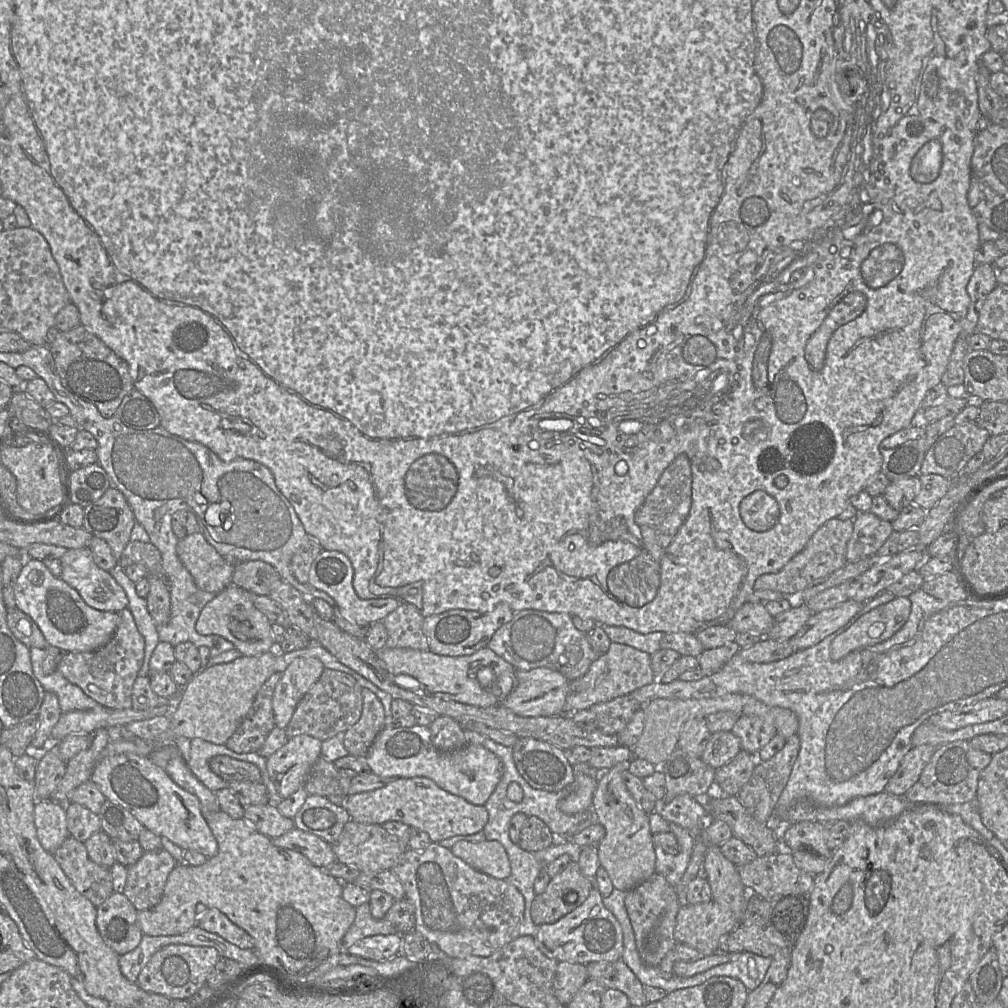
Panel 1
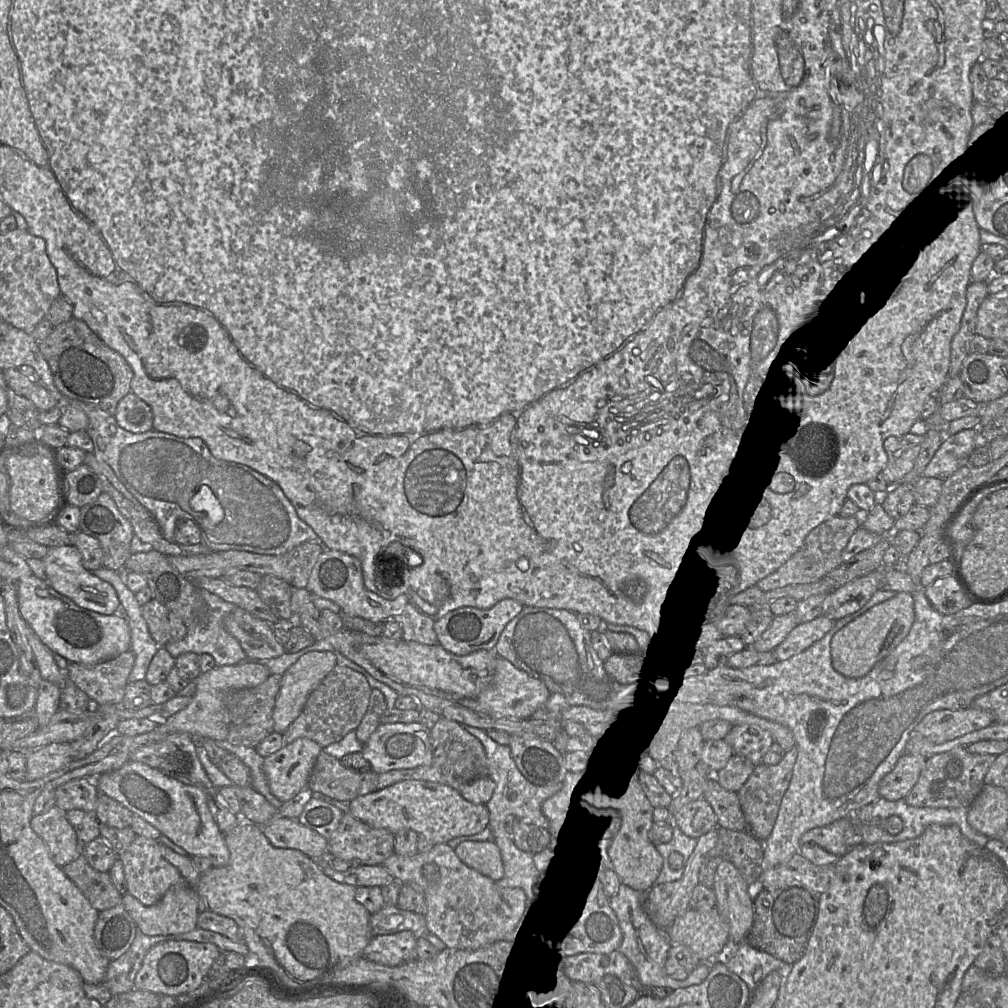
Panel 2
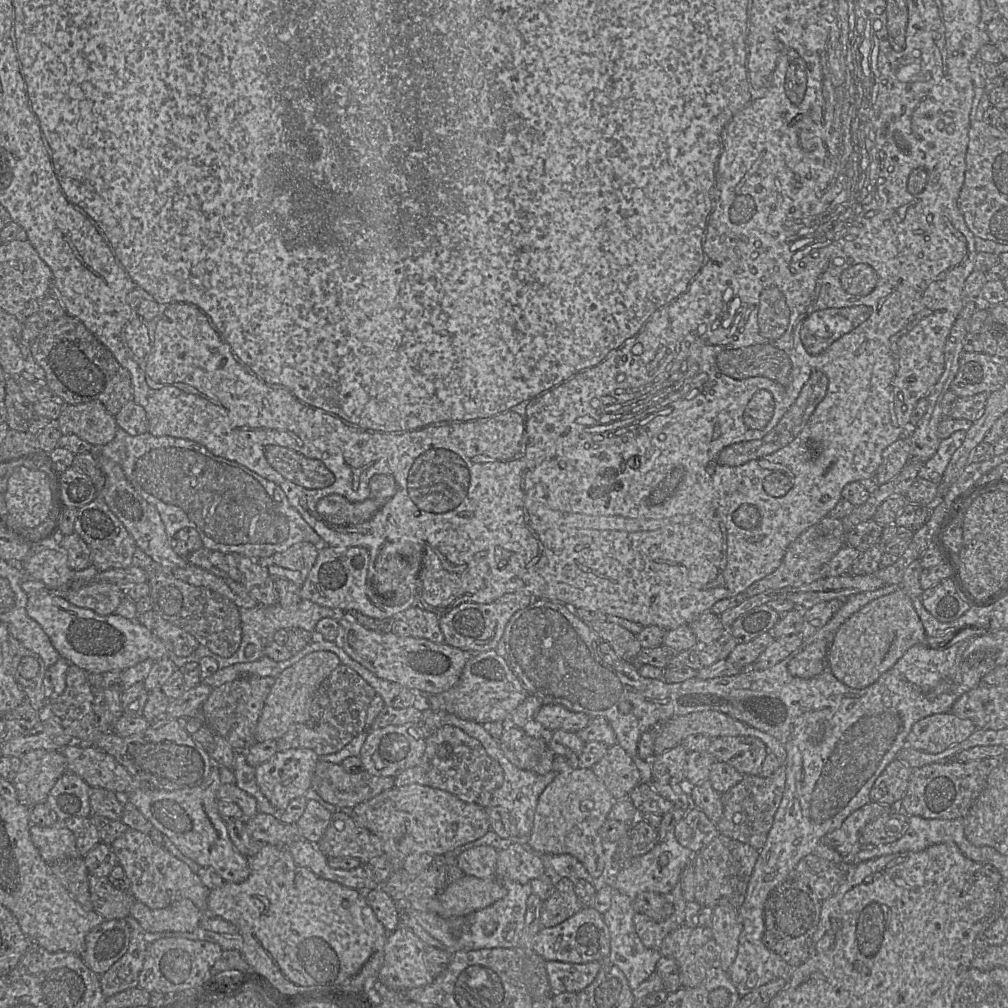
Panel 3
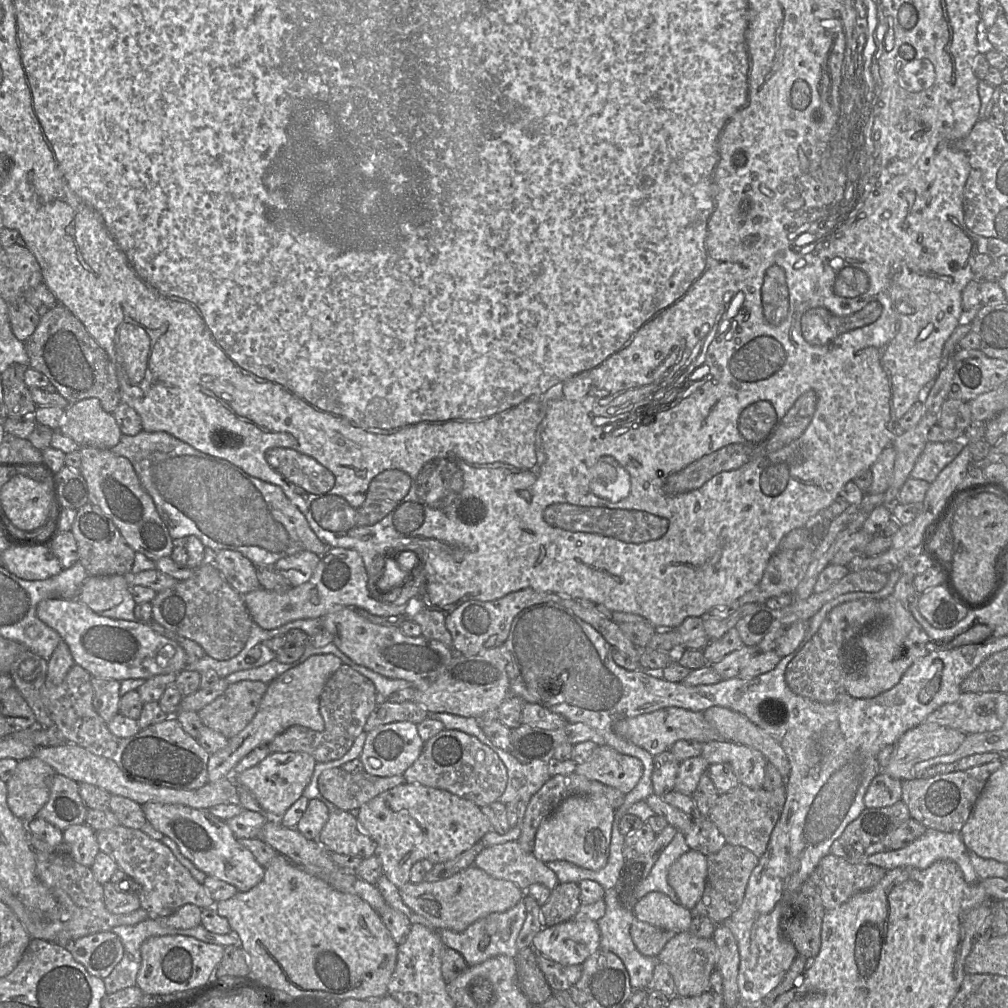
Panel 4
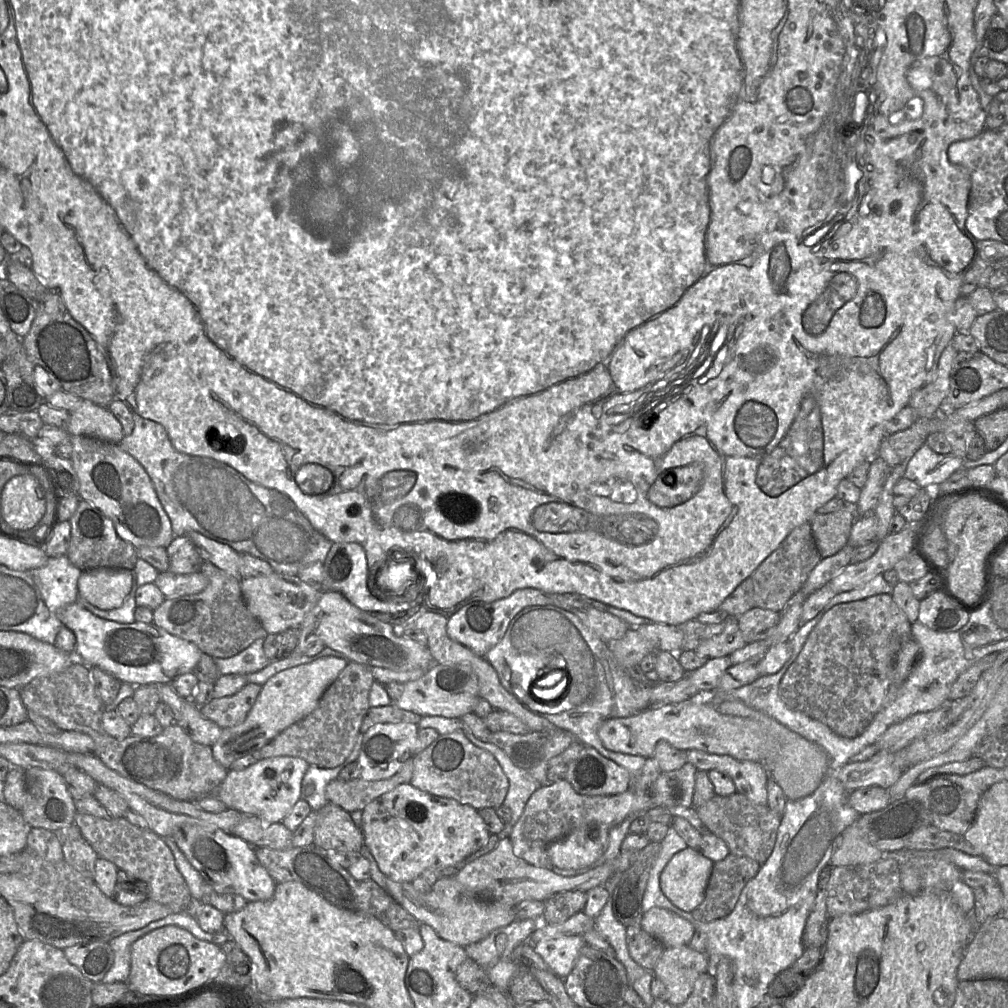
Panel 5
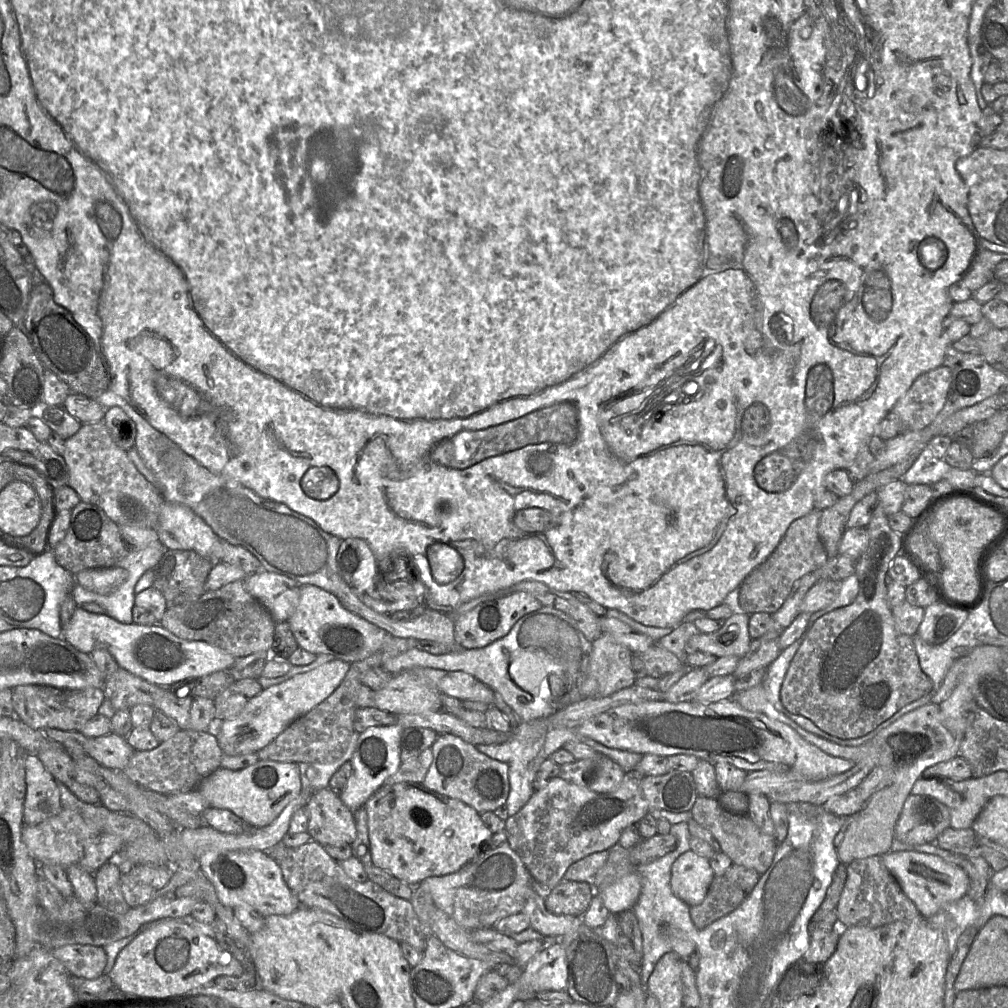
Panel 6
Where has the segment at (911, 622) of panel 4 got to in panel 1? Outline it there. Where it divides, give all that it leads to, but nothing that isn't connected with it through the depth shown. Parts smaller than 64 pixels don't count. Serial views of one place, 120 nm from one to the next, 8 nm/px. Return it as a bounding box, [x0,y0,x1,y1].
[832,597,911,660]

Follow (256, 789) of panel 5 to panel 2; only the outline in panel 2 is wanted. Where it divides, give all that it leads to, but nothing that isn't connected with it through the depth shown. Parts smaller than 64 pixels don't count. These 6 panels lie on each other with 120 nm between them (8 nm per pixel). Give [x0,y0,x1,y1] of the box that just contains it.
[263,738,322,803]

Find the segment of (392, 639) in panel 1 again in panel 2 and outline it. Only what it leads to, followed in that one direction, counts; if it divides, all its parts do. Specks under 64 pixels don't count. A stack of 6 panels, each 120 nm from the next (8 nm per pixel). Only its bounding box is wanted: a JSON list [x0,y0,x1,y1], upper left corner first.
[392,603,438,645]

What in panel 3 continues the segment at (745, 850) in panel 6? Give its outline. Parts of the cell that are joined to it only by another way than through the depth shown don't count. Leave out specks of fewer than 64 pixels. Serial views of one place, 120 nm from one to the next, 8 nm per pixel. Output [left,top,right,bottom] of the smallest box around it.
[717,764,786,850]

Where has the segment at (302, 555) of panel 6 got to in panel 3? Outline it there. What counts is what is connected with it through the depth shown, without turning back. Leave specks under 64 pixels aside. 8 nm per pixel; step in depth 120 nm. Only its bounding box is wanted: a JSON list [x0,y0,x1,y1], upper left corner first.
[95,426,322,561]

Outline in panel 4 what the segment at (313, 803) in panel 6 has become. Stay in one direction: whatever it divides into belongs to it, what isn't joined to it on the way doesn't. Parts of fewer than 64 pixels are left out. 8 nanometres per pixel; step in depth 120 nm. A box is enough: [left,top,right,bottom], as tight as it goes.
[319,811,377,859]

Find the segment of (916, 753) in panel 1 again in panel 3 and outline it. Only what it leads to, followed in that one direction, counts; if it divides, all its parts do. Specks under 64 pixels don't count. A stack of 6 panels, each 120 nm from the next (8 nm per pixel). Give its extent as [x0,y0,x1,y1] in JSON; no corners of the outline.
[870,760,912,805]

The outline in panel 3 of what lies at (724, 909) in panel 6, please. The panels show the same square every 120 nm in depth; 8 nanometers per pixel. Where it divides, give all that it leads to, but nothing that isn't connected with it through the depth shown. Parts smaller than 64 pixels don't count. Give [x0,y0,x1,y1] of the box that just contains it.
[692,834,760,909]

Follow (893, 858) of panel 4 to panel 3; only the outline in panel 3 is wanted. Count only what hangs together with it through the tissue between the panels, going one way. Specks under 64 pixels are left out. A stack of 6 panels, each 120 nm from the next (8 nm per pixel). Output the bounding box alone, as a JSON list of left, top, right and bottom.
[855,816,984,862]

